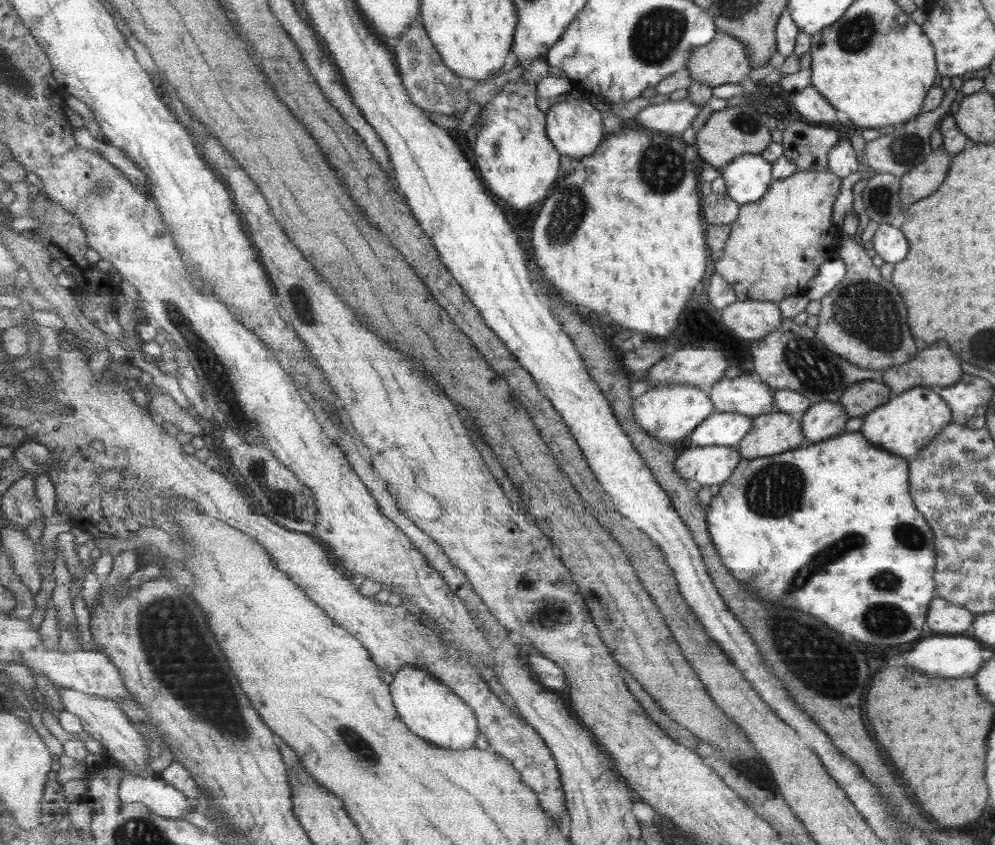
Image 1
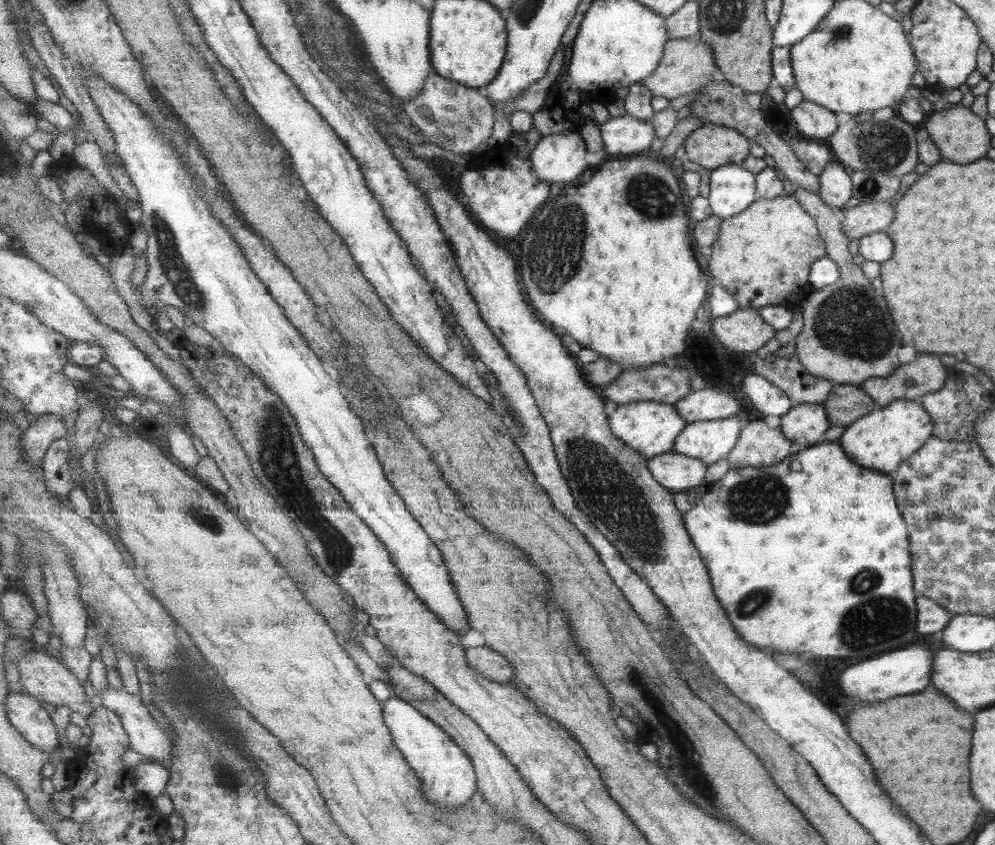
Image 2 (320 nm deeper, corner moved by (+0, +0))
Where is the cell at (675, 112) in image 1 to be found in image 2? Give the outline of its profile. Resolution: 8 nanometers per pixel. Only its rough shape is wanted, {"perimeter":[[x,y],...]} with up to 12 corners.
{"perimeter":[[626,113],[601,126],[609,157],[649,149],[654,123]]}

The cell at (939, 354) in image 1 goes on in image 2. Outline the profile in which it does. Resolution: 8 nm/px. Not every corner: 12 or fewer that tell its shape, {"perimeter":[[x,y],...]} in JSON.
{"perimeter":[[917,356],[859,388],[877,408],[917,401],[945,385],[937,358]]}

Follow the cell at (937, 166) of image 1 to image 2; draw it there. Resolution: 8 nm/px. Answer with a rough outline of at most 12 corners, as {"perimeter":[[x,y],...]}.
{"perimeter":[[890,201],[846,207],[842,233],[857,240],[884,232],[894,217]]}

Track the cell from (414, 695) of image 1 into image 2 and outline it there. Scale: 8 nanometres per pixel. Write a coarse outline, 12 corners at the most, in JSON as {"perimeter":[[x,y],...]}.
{"perimeter":[[399,696],[383,703],[422,794],[457,808],[478,791],[466,751]]}

